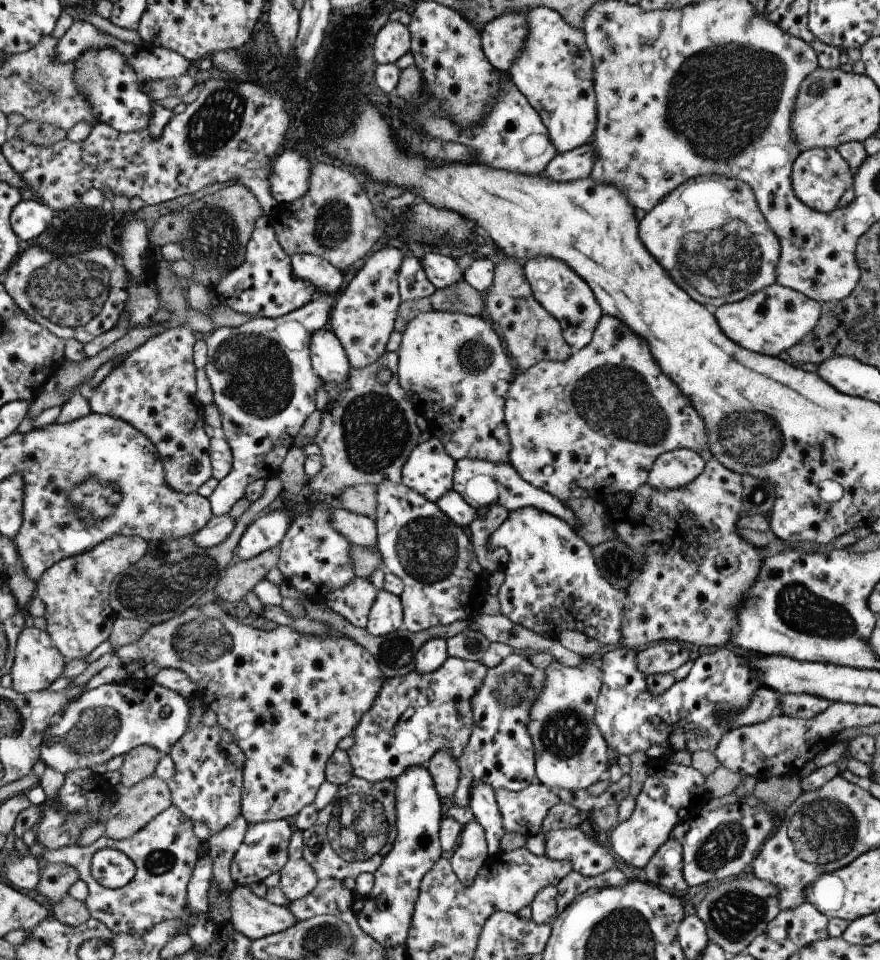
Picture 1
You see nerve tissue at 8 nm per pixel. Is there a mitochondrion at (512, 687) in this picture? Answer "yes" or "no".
yes

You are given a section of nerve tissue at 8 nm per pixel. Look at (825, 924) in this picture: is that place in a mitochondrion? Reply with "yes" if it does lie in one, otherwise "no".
no

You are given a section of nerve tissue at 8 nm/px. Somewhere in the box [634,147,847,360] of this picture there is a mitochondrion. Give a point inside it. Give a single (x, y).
(717, 254)

